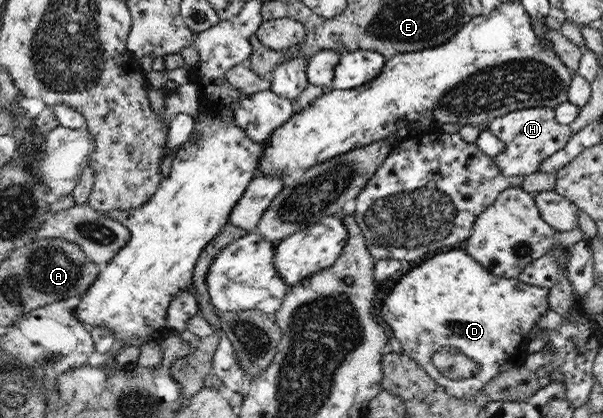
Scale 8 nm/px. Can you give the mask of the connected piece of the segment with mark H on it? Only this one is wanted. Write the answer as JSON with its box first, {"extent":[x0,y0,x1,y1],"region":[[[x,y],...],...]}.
{"extent":[486,108,572,177],"region":[[[525,108],[505,113],[486,125],[486,128],[505,144],[505,150],[494,157],[495,163],[499,165],[499,169],[505,177],[529,176],[529,174],[539,171],[539,164],[545,158],[549,158],[567,144],[572,134],[571,128],[568,125],[559,124],[555,120],[555,115],[552,108]]]}

